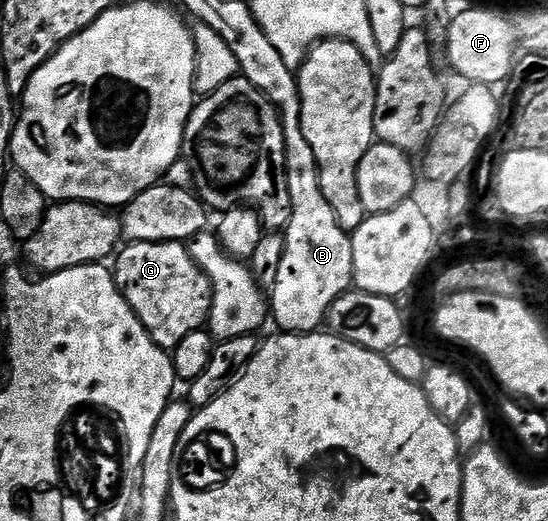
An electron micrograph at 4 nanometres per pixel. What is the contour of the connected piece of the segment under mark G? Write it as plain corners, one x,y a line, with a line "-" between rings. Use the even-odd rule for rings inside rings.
176,240
154,244
129,242
116,253
116,260
117,268
114,267
112,273
117,289
160,348
177,348
187,334
200,332
208,325
213,287
207,274
203,274
201,267
189,256
184,243

